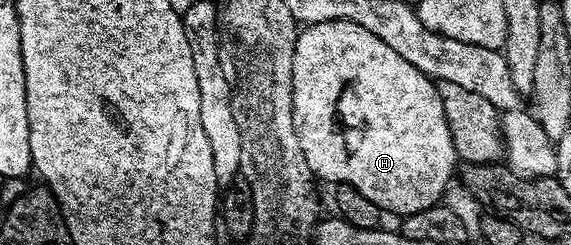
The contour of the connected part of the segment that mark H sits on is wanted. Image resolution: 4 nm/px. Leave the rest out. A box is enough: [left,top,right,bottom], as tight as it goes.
[292,21,458,218]

